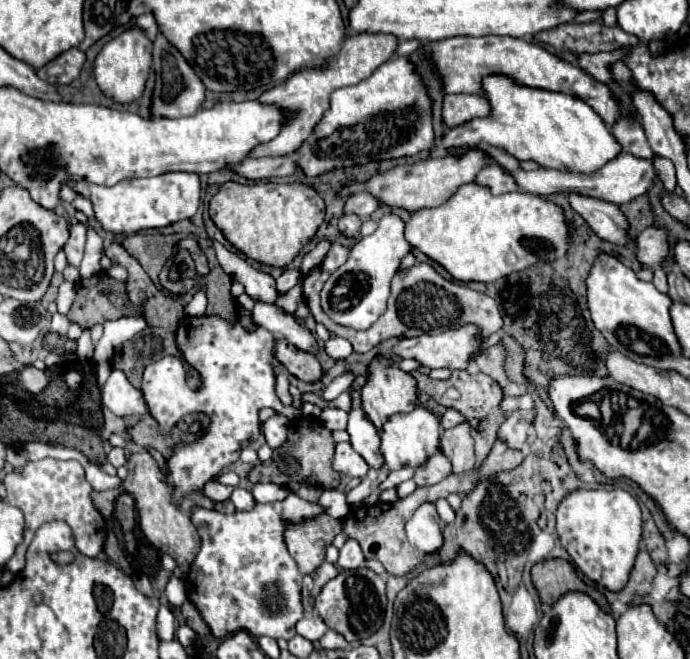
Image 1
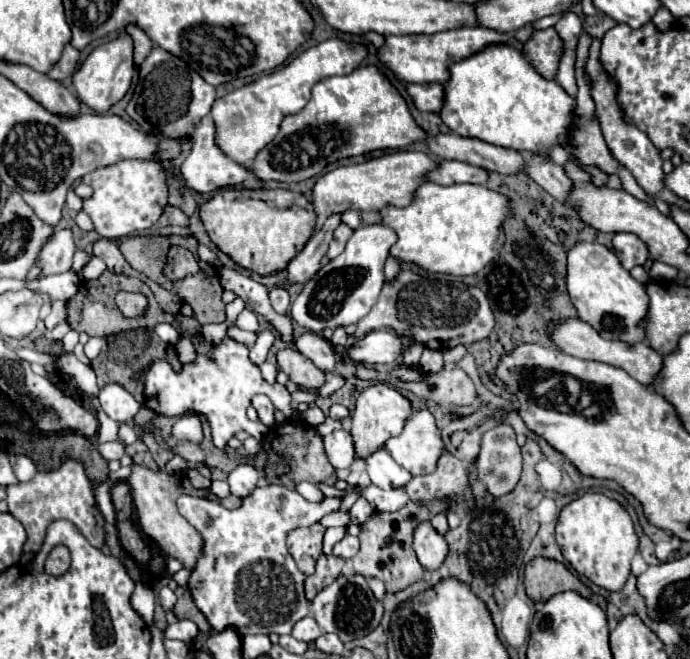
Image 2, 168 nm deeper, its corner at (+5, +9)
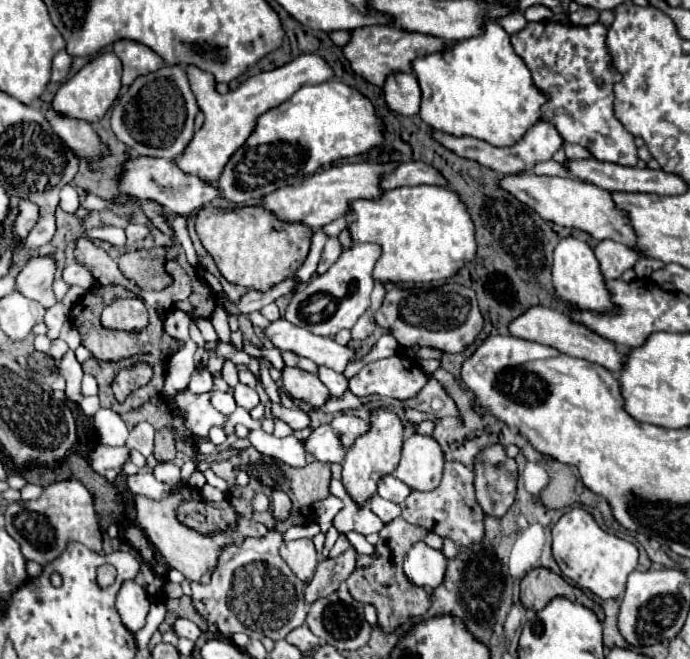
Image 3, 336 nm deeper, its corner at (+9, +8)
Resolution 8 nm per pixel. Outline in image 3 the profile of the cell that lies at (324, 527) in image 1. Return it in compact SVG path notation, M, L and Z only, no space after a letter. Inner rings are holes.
M312 539L288 541L280 547L280 555L300 581L308 583L312 579L318 565L318 555L316 555Z

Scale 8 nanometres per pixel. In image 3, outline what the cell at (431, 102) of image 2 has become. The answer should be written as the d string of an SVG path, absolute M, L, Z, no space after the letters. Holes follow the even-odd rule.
M390 73L382 89L390 111L398 115L416 115L420 111L422 93L412 73Z

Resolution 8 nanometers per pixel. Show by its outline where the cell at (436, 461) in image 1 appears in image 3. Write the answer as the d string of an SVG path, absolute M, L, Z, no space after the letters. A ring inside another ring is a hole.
M446 461L444 477L434 491L428 493L412 491L406 497L406 501L400 503L402 517L408 523L420 525L430 533L436 533L440 537L450 537L460 549L480 545L480 541L484 539L484 513L474 499L472 481L474 481L474 473L470 469L466 469L458 461Z

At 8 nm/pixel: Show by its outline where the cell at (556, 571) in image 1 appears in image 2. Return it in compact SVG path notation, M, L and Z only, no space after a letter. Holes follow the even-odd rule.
M534 558L526 564L524 586L526 586L526 594L534 602L540 602L540 600L546 602L554 594L566 592L566 590L574 590L584 598L592 596L590 588L582 584L578 576L574 576L562 562L556 562L550 558Z

